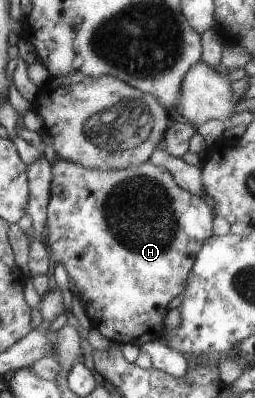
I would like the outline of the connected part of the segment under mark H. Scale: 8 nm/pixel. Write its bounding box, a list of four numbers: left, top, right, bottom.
[42,159,213,348]

